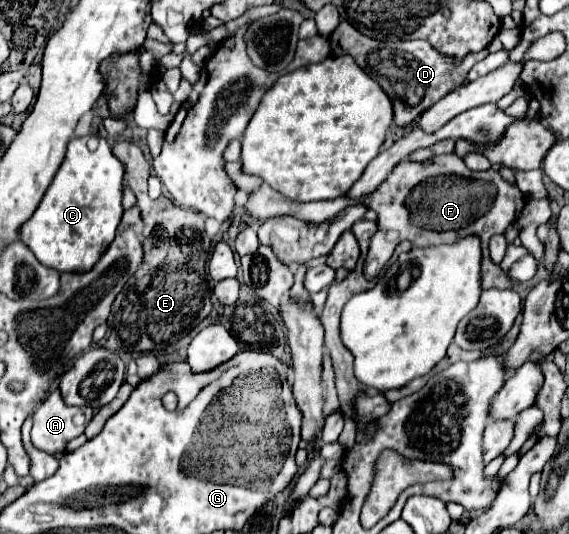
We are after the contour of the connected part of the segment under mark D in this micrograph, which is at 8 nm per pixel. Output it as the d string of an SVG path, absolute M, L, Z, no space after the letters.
M342 21L334 29L328 41L332 55L352 55L354 61L388 93L394 103L394 125L408 125L410 121L420 117L438 99L460 87L466 79L466 73L488 55L488 49L482 49L478 53L468 53L462 61L456 61L454 57L440 55L430 47L428 41L398 41L382 45L382 41L362 35L346 21Z

